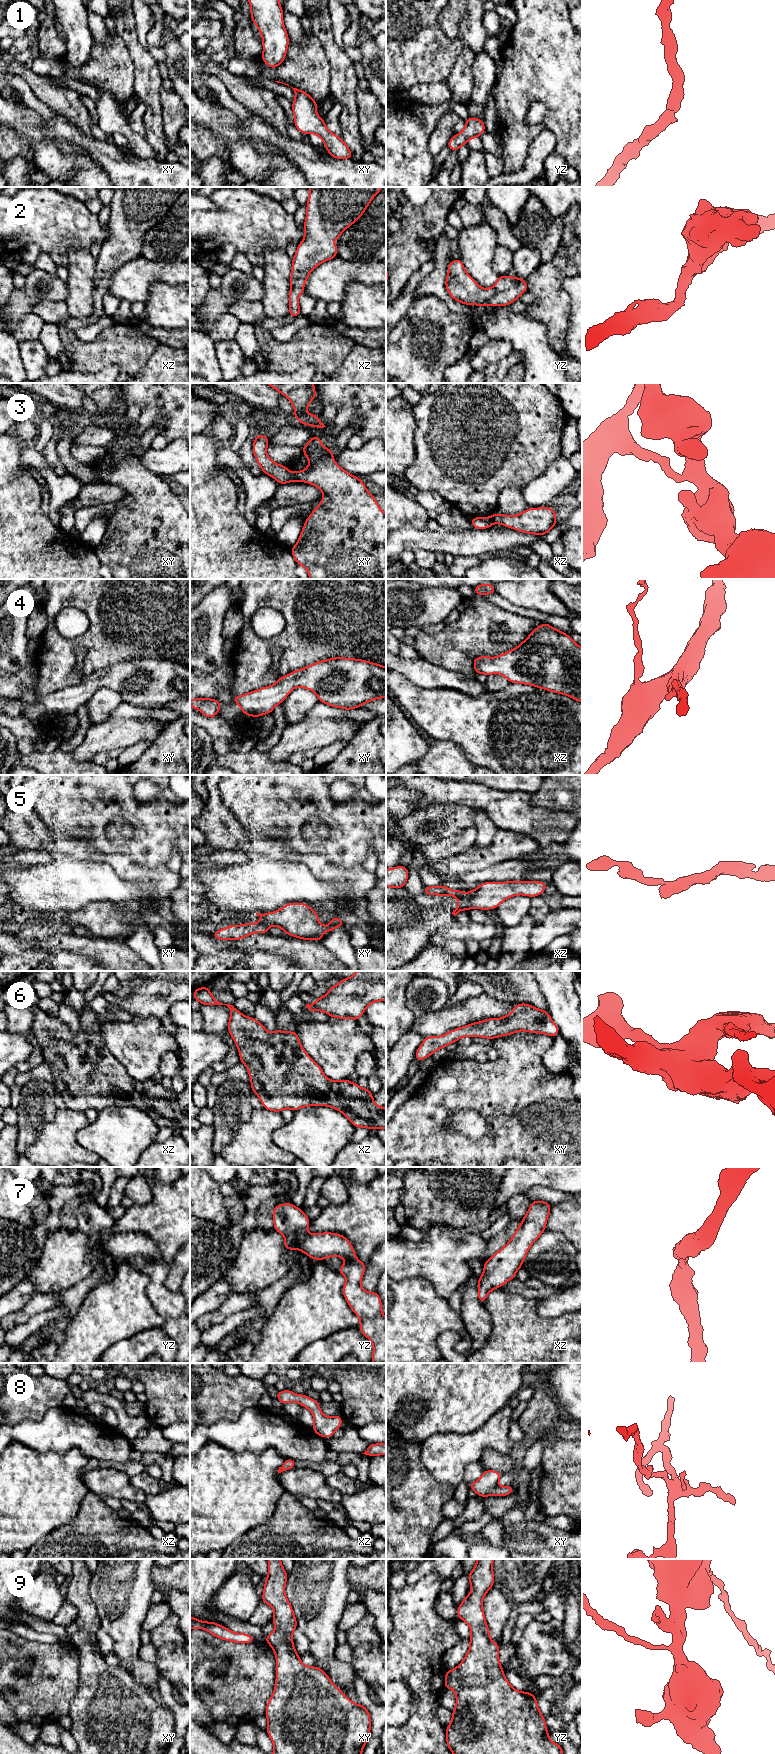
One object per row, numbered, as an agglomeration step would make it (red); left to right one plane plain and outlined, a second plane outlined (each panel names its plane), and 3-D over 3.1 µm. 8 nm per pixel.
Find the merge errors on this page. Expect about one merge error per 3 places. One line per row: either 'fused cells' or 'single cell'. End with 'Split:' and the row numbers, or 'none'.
1: single cell
2: single cell
3: fused cells
4: single cell
5: fused cells
6: single cell
7: single cell
8: single cell
9: single cell
Split: 3, 5

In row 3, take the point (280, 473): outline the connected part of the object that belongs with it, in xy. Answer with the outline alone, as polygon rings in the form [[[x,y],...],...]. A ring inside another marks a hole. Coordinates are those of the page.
[[[255,435],[253,454],[264,474],[274,478],[280,485],[296,481],[293,473],[284,465],[275,463],[267,455],[268,435]]]

